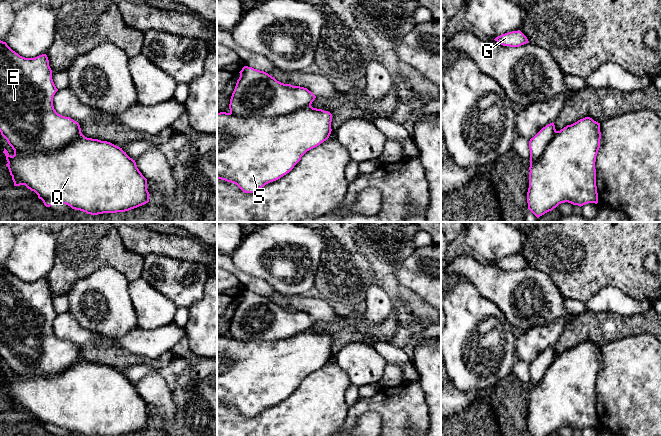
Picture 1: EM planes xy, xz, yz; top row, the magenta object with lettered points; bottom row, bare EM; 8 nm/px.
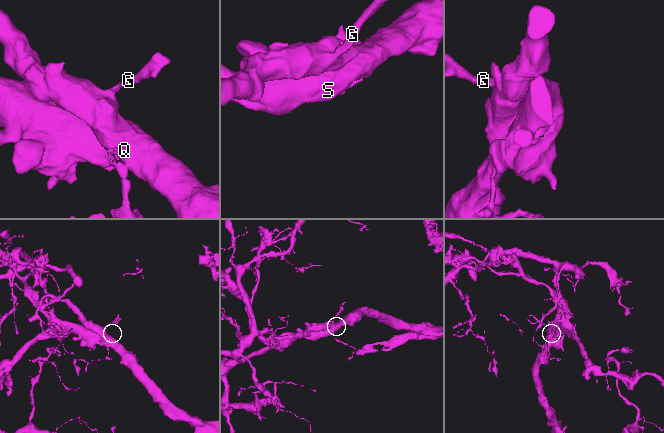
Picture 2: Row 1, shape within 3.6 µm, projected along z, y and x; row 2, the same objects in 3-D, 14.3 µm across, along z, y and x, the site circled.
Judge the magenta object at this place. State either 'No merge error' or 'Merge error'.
Merge error

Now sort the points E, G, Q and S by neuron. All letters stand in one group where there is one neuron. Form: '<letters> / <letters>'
E G / Q S

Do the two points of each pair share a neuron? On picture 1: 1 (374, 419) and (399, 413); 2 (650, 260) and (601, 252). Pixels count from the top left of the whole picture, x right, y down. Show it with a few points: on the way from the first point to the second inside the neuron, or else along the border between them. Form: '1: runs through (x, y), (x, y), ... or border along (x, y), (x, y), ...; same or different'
1: border along (357, 418), (367, 412), (377, 412), (382, 425); different
2: border along (647, 253), (644, 259), (644, 266), (650, 272); different

